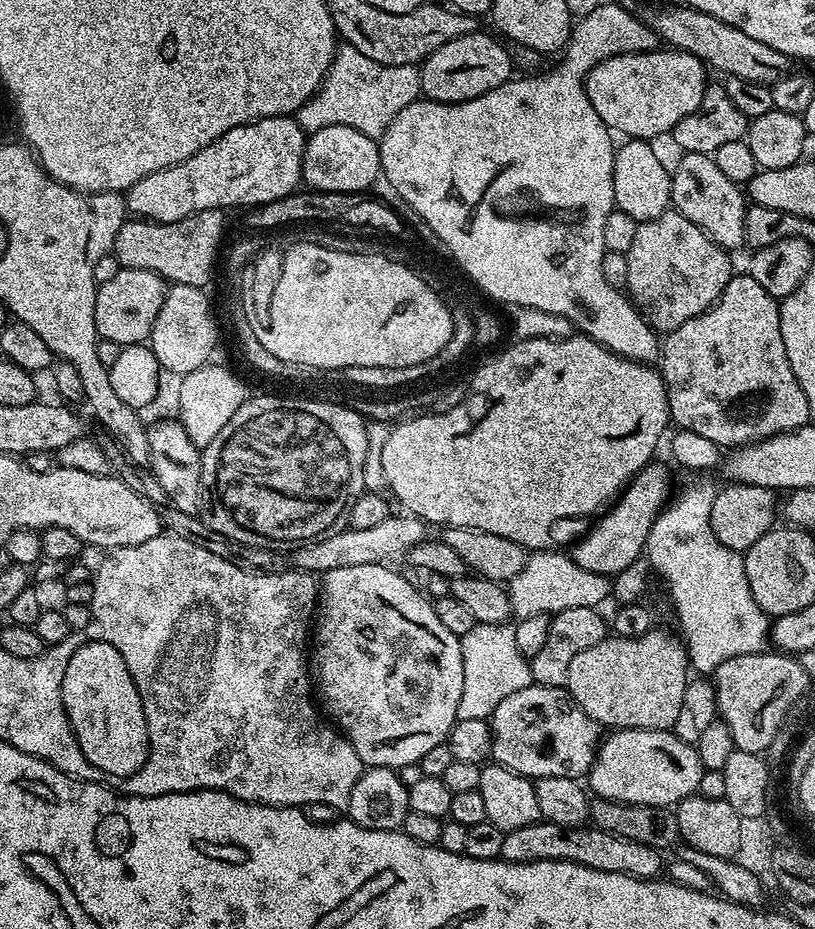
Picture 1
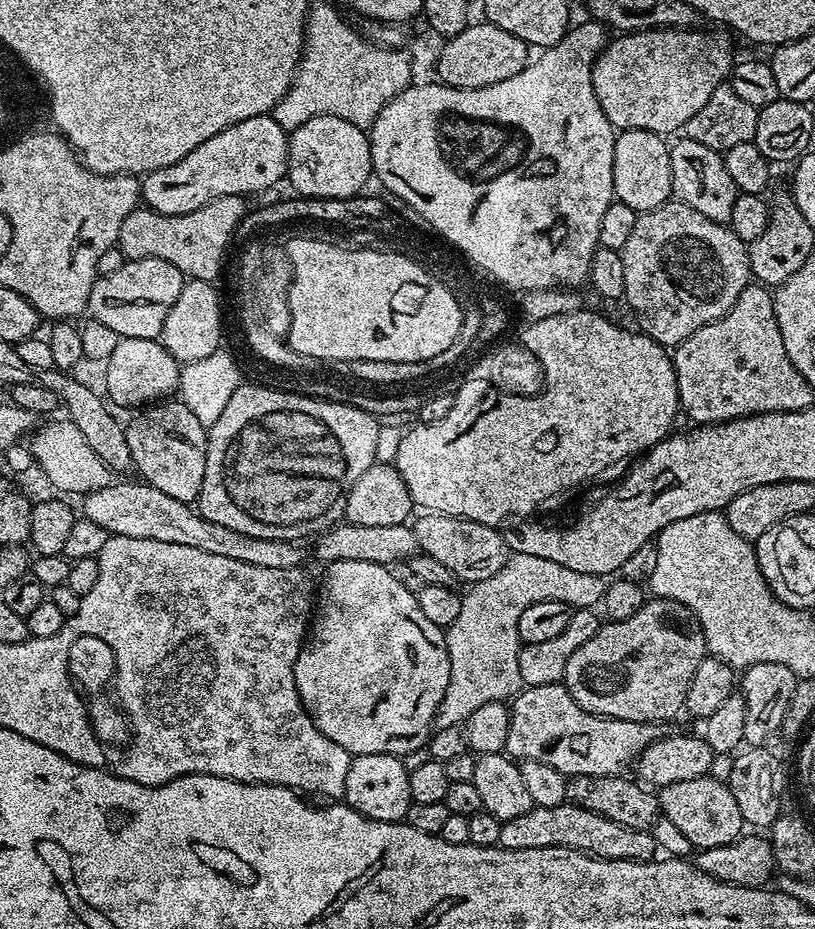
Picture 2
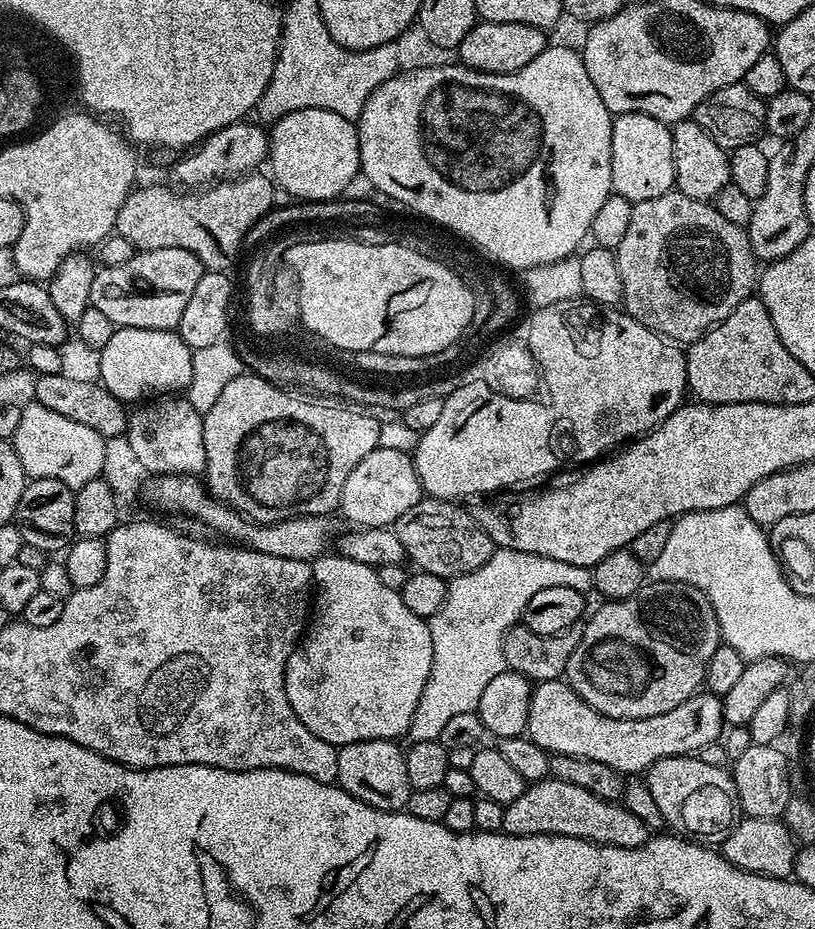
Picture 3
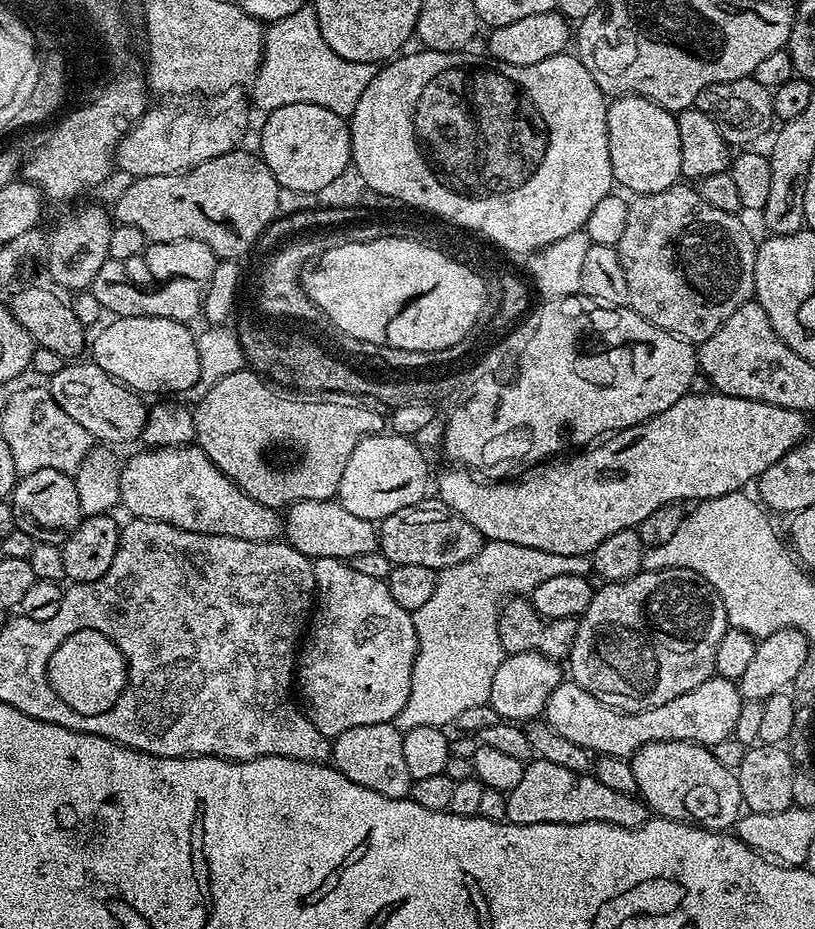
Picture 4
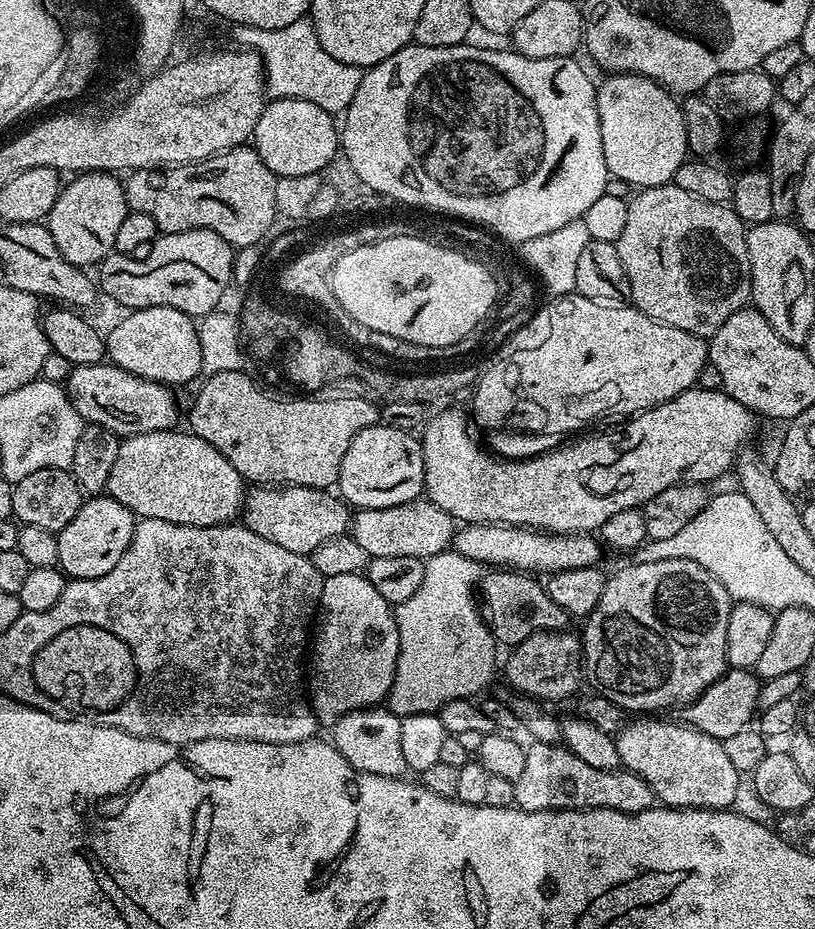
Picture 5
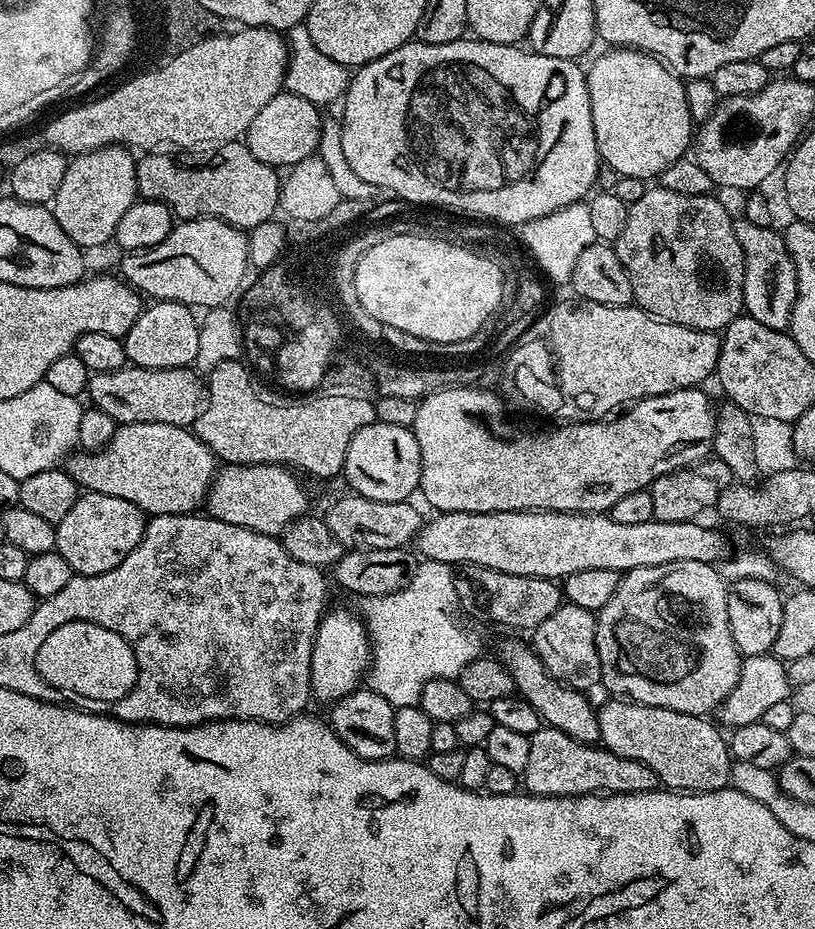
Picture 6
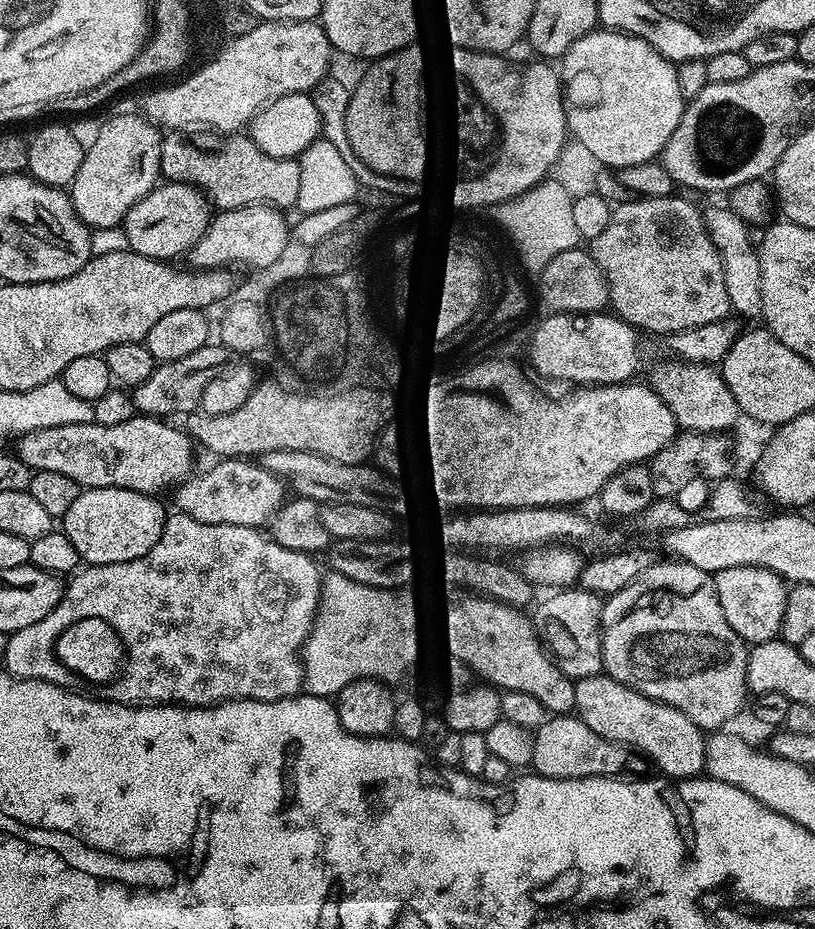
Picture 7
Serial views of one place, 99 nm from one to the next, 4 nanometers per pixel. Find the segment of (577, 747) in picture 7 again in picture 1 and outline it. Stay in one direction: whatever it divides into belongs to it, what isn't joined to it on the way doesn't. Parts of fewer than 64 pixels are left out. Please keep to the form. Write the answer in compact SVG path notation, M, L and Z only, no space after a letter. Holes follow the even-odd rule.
M547 822L522 826L519 830L504 833L500 856L515 864L529 864L539 860L569 860L594 870L606 870L614 874L626 874L641 878L656 878L661 875L661 853L642 842L615 836L595 826L564 828Z

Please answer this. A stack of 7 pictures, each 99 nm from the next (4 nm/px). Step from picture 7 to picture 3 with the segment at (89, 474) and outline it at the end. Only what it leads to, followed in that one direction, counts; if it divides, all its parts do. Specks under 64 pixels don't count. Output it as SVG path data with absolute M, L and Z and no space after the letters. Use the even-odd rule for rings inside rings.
M153 475L147 481L148 500L164 512L181 512L184 516L193 516L201 520L208 528L221 532L221 537L239 545L247 546L262 554L274 554L274 558L294 558L295 560L317 560L325 555L328 548L337 539L341 521L335 515L295 516L293 520L279 520L276 524L255 524L242 513L236 512L228 504L217 500L195 475Z

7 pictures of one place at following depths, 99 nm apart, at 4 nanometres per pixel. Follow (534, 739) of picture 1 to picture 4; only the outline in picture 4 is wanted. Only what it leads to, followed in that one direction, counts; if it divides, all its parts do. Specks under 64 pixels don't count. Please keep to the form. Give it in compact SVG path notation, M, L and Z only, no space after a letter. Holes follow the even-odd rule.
M713 674L706 682L702 682L702 686L694 686L694 690L686 690L686 694L678 694L678 698L670 698L670 702L662 702L662 706L654 706L650 710L641 712L620 712L616 708L606 706L606 702L598 702L594 694L582 690L582 686L578 686L575 680L568 678L557 686L554 694L550 694L542 716L559 736L588 749L589 753L599 754L601 757L631 758L649 742L685 740L691 744L711 746L723 740L733 739L733 732L738 726L738 714L744 702L745 699L740 695L740 686L737 681Z

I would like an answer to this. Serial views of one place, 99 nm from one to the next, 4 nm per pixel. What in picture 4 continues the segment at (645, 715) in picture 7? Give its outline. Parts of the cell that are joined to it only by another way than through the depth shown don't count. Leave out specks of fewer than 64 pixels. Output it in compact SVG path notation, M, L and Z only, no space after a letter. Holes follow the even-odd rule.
M649 742L631 758L636 792L657 817L683 820L702 828L728 830L742 815L744 799L733 769L722 766L703 744L682 742Z

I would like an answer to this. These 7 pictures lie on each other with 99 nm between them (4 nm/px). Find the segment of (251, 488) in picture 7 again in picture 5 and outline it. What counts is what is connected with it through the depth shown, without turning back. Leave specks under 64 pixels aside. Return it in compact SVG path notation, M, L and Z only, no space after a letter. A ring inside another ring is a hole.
M256 486L245 495L242 523L245 528L262 534L269 542L278 542L294 554L308 556L330 538L345 535L350 528L350 508L339 495L322 488L302 486Z

